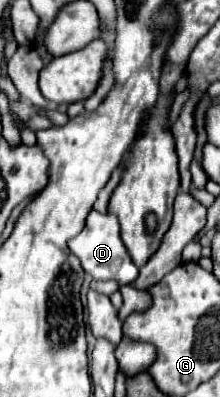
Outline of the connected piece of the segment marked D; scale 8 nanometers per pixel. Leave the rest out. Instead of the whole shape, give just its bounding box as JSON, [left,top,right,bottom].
[69,210,137,284]

